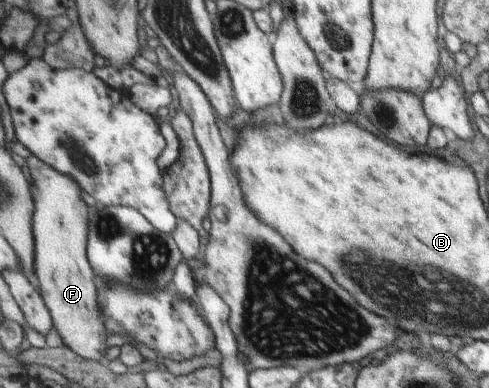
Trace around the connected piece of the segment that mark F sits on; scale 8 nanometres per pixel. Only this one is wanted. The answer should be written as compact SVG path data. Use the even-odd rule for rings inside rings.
M31 153L25 158L26 165L30 170L31 177L35 179L35 186L39 196L35 201L34 211L34 234L36 237L35 269L34 272L40 283L40 292L44 297L47 307L52 313L54 327L61 336L62 342L69 350L89 361L103 361L107 357L107 341L109 335L103 308L101 295L98 293L95 283L95 271L89 265L88 243L89 243L89 213L91 209L81 201L82 187L67 174L59 173L54 167L46 164L42 159Z

